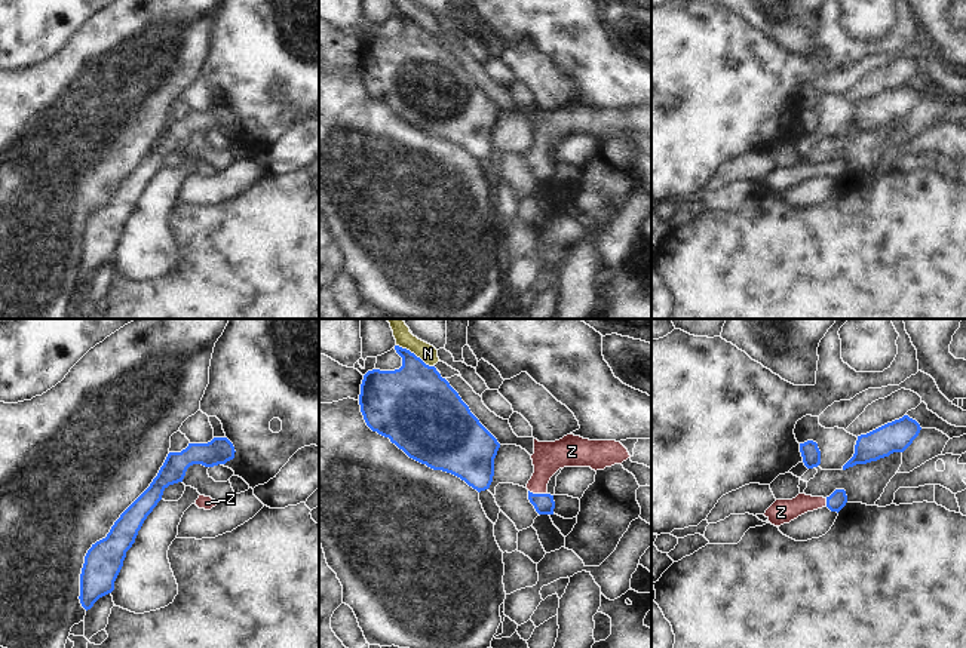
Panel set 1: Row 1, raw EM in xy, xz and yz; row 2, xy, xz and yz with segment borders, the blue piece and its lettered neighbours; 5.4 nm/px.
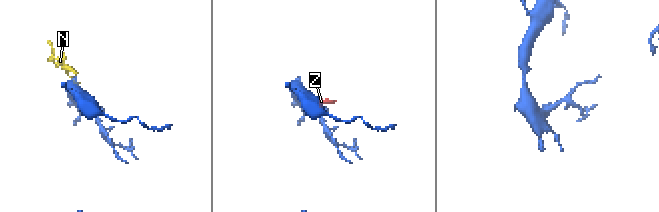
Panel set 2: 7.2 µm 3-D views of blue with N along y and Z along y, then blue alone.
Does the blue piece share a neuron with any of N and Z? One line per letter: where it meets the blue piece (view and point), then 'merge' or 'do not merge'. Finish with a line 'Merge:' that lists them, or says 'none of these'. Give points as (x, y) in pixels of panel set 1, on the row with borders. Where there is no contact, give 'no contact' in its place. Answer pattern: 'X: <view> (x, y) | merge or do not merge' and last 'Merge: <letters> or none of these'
N: xz (413, 353) | do not merge
Z: xz (537, 494) | merge
Merge: Z

